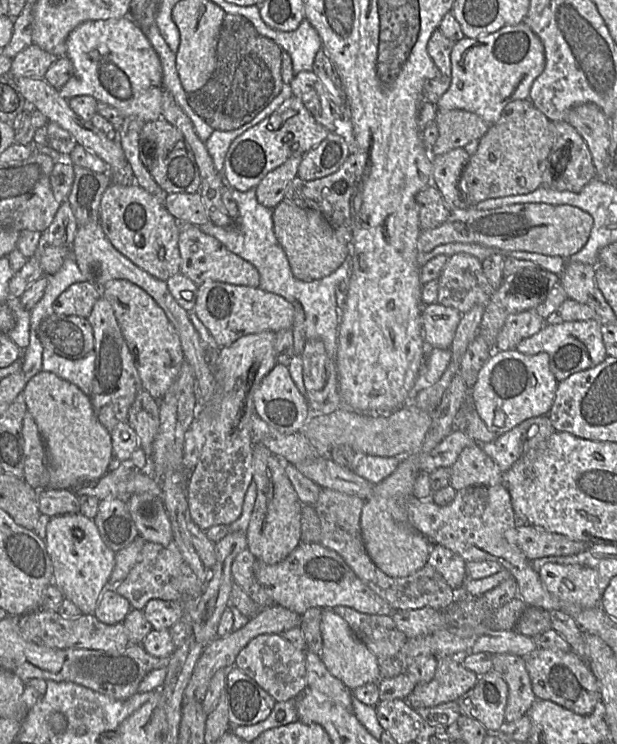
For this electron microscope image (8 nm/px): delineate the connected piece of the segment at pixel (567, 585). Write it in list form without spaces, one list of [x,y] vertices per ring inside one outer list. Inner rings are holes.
[[[546,563],[538,573],[545,588],[560,600],[583,609],[600,606],[601,594],[595,569],[578,564]]]

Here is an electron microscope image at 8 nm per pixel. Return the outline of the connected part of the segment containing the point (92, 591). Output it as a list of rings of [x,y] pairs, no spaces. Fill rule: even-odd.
[[[79,512],[51,517],[44,541],[52,561],[52,583],[82,614],[93,614],[103,591],[108,588],[116,554],[103,542],[94,519]]]

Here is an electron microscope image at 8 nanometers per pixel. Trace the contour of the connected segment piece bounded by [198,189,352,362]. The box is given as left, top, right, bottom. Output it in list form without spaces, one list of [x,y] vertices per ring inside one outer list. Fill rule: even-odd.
[[[233,189],[232,197],[238,207],[238,217],[231,224],[221,227],[209,221],[198,227],[205,234],[216,238],[229,251],[251,263],[259,272],[259,287],[262,290],[278,294],[292,304],[299,302],[305,312],[306,340],[322,340],[327,355],[336,362],[340,323],[337,313],[336,287],[350,276],[351,255],[330,275],[311,282],[301,281],[294,276],[286,253],[275,235],[273,209],[257,201],[255,189],[246,192]]]

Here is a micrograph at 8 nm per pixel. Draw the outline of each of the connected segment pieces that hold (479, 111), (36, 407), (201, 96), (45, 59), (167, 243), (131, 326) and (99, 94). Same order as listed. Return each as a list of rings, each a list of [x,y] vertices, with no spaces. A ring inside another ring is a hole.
[[[525,24],[505,26],[498,31],[455,43],[451,55],[451,83],[436,103],[437,110],[461,109],[475,113],[489,125],[500,118],[504,107],[515,100],[529,99],[531,86],[545,68],[545,52],[539,37]]]
[[[40,371],[22,391],[28,412],[43,439],[50,489],[75,490],[80,483],[98,481],[114,466],[110,432],[97,419],[90,397],[53,373]]]
[[[226,13],[217,42],[215,70],[204,86],[187,93],[189,106],[214,130],[240,128],[280,93],[282,51],[273,40],[259,34],[247,18]]]
[[[32,43],[12,58],[10,75],[43,79],[46,71],[57,58]]]
[[[111,184],[104,192],[100,203],[100,225],[112,246],[137,267],[151,276],[167,281],[180,273],[181,257],[178,247],[181,223],[165,208],[160,197],[156,197],[138,186]]]
[[[109,281],[101,288],[101,297],[113,308],[123,337],[134,357],[143,389],[160,401],[175,382],[185,360],[177,331],[153,298],[129,281]]]
[[[131,16],[81,23],[66,39],[66,56],[73,64],[73,74],[58,89],[63,98],[93,96],[97,101],[116,108],[123,117],[137,117],[145,123],[162,118],[161,61]]]

